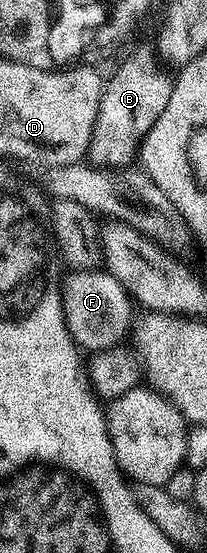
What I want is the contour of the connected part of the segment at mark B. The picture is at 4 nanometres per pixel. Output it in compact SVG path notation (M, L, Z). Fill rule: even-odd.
M149 51L126 56L124 64L109 79L107 76L103 84L87 153L87 158L98 168L127 168L137 158L146 133L150 133L154 121L162 117L162 109L170 101L173 76L160 71L157 58Z

